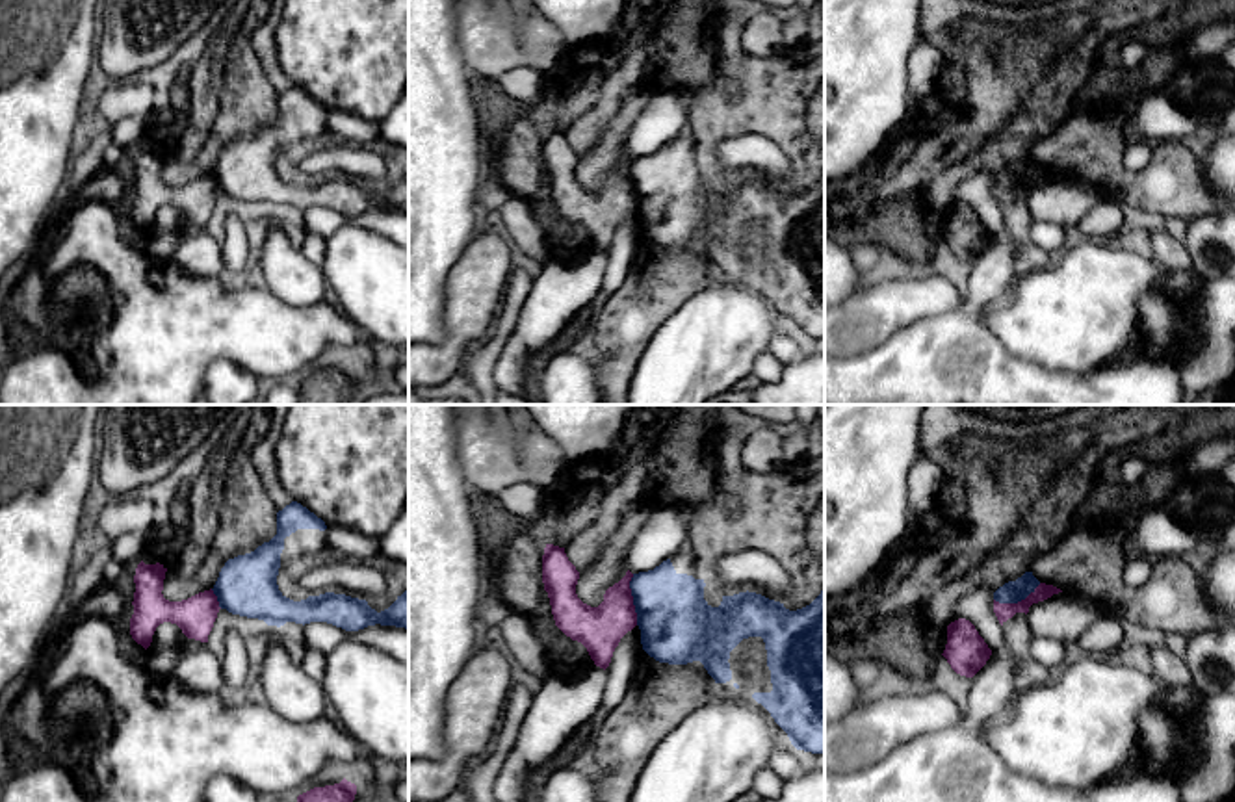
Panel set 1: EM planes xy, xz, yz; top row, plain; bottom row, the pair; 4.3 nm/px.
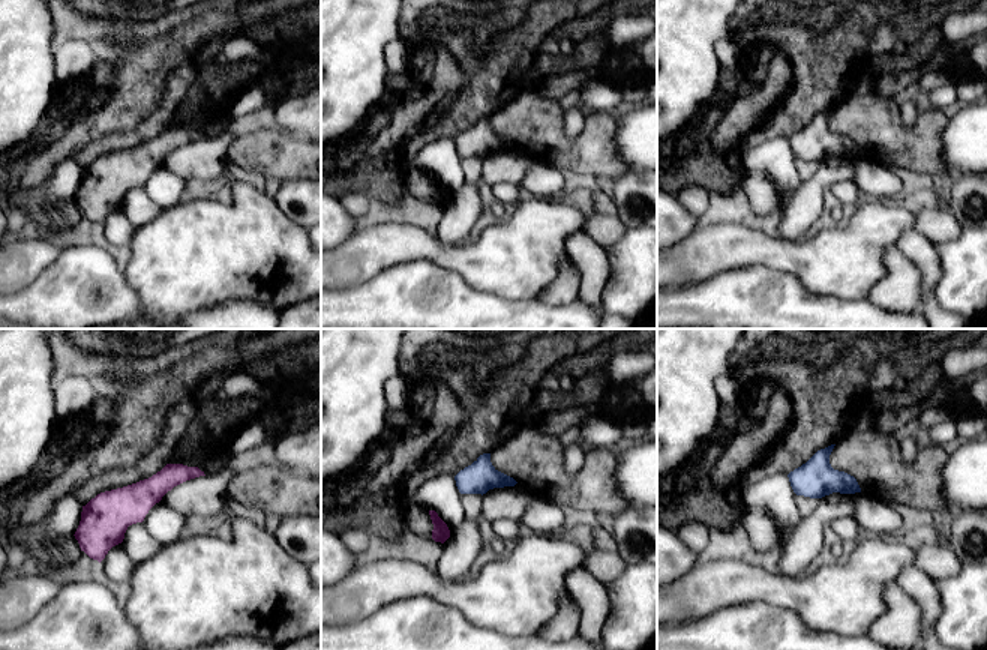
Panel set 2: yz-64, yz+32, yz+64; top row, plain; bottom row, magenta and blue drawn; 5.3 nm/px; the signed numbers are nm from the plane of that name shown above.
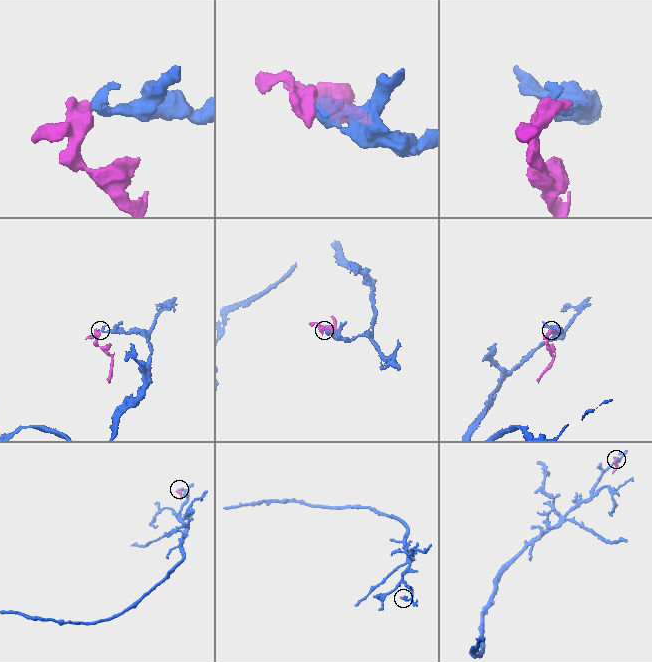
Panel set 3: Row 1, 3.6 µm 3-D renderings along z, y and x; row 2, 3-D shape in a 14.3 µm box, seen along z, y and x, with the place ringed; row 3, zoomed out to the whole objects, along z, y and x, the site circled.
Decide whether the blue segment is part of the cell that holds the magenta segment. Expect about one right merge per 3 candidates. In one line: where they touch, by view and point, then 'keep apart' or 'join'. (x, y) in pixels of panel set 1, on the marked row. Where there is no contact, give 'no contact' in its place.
xz (632, 600) | keep apart

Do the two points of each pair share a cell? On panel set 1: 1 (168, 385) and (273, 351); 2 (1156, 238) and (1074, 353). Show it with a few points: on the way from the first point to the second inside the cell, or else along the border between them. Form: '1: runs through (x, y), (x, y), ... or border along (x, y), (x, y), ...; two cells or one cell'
1: runs through (194, 359), (205, 348), (247, 348); one cell
2: runs through (1139, 266), (1079, 325); one cell

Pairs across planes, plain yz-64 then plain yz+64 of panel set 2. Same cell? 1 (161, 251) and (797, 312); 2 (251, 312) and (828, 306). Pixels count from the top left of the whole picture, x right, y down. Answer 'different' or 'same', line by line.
1: different
2: same

